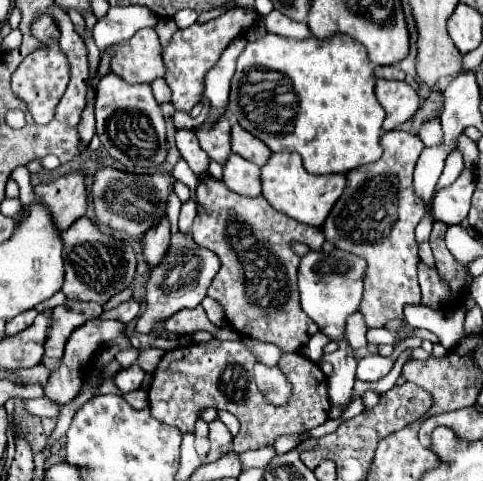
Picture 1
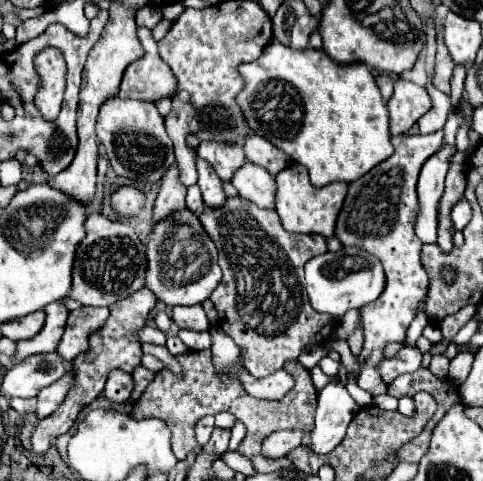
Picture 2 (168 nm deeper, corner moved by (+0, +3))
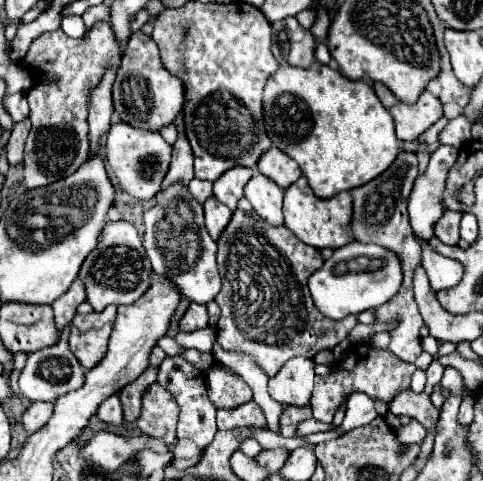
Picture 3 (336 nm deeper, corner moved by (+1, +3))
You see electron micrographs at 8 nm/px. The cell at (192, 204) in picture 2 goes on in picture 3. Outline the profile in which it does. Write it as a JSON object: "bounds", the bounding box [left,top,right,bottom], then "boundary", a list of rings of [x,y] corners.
{"bounds":[187,179,213,203],"boundary":[[[193,179],[187,187],[189,187],[189,193],[191,193],[199,203],[203,203],[207,197],[211,197],[211,195],[213,195],[213,183],[211,183],[211,181]]]}

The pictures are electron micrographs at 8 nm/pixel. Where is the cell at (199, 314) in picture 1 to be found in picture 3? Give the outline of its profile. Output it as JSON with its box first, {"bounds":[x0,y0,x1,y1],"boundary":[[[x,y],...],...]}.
{"bounds":[179,303,207,331],"boundary":[[[191,303],[179,321],[179,329],[181,331],[197,331],[203,327],[207,327],[207,307],[199,305],[199,303]]]}

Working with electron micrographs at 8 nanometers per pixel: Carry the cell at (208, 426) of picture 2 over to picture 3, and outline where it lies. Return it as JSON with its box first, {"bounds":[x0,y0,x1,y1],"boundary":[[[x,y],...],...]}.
{"bounds":[157,355,217,449],"boundary":[[[179,355],[175,357],[165,357],[163,363],[159,365],[159,377],[157,381],[173,393],[173,397],[179,401],[181,413],[179,413],[179,423],[177,423],[177,439],[191,439],[199,449],[205,449],[217,431],[215,425],[215,405],[207,397],[207,387],[205,387],[205,375],[191,367],[185,359]]]}

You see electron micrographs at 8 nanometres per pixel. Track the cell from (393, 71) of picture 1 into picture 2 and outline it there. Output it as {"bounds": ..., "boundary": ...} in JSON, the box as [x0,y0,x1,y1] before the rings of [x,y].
{"bounds":[376,75,394,101],"boundary":[[[378,75],[376,77],[376,83],[378,83],[378,87],[380,87],[380,91],[382,91],[382,97],[384,97],[384,101],[388,101],[390,97],[392,97],[392,85],[394,85],[394,81],[390,79],[390,77],[386,77],[386,75]]]}

